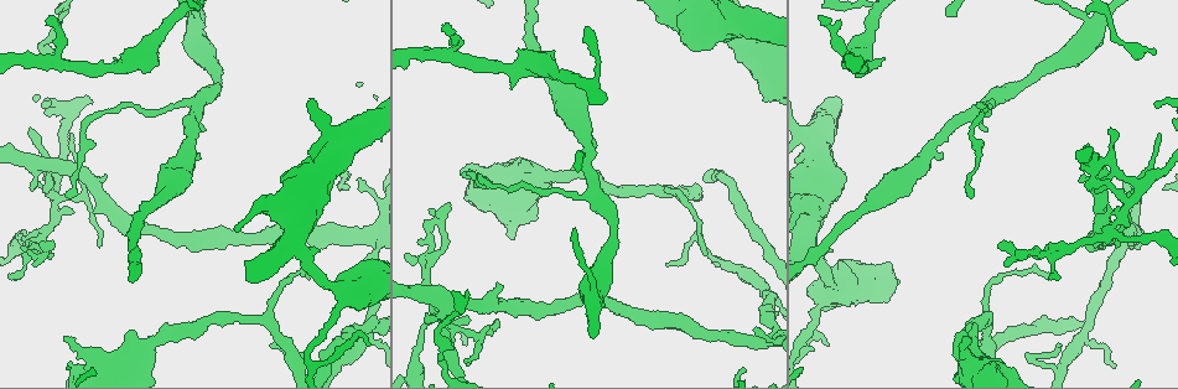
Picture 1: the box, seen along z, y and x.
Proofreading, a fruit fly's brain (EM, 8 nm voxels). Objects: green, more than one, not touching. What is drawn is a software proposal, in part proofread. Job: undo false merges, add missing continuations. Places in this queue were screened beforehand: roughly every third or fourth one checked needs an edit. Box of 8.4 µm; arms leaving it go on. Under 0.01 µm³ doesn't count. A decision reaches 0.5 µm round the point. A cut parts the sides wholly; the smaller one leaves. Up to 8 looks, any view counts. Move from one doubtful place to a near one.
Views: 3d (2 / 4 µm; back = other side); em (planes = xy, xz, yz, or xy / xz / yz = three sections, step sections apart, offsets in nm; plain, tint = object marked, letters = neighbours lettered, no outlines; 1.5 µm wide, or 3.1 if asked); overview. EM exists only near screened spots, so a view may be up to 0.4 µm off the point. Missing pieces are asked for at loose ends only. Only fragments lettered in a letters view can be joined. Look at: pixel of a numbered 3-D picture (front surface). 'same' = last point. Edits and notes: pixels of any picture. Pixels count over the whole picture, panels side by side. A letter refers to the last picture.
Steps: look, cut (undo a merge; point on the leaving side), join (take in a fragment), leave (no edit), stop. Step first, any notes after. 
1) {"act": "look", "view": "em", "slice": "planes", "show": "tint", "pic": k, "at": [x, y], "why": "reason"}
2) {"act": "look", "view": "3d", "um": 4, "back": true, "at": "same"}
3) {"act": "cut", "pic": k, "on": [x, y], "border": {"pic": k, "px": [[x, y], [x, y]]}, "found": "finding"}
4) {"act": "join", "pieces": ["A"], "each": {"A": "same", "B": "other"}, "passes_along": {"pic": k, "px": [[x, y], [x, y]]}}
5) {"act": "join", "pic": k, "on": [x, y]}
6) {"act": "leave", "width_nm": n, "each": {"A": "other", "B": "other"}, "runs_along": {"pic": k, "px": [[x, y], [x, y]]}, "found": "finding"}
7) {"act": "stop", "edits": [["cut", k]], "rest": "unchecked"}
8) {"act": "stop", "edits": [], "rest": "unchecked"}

{"act": "look", "view": "3d", "um": 2, "pic": 1, "at": [56, 199], "why": "abrupt turn"}

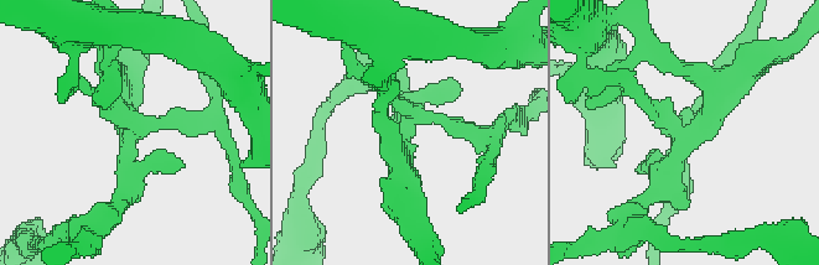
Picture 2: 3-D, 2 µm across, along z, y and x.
{"act": "look", "view": "em", "slice": "xy", "step": 8, "show": "tint", "pic": 2, "at": [404, 135], "why": "need the tissue"}

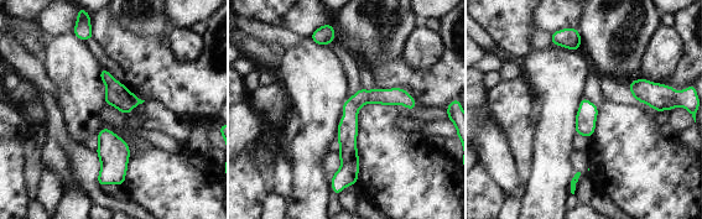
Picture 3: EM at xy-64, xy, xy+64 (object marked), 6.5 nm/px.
{"act": "look", "view": "em", "slice": "planes", "show": "letters", "at": "same", "why": "another direction"}

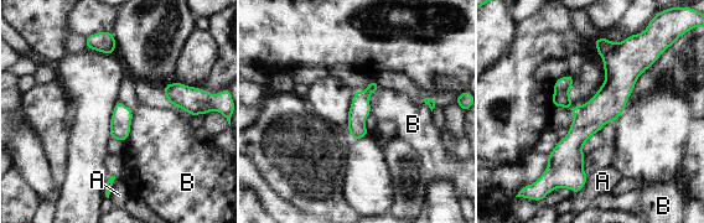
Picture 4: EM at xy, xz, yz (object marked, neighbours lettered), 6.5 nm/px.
{"act": "cut", "pic": 4, "on": [372, 87], "width_nm": 130, "each": {"A": "other", "B": "other"}, "border": {"pic": 4, "px": [[365, 92], [368, 97]]}, "found": "a second cell is stuck on"}

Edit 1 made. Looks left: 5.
{"act": "look", "view": "3d", "um": 2, "pic": 1, "at": [42, 103], "why": "free end"}

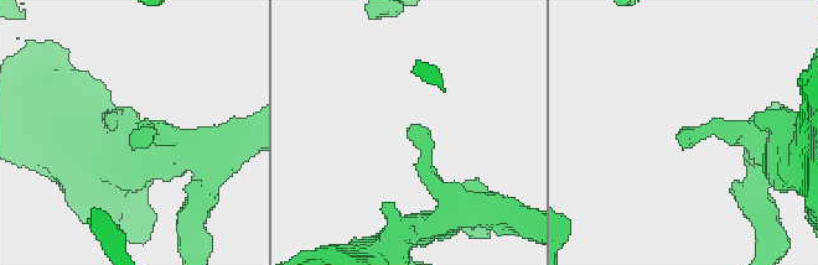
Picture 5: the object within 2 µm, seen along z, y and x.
{"act": "look", "view": "em", "slice": "planes", "show": "tint", "pic": 5, "at": [678, 137], "why": "shape alone is not enough"}

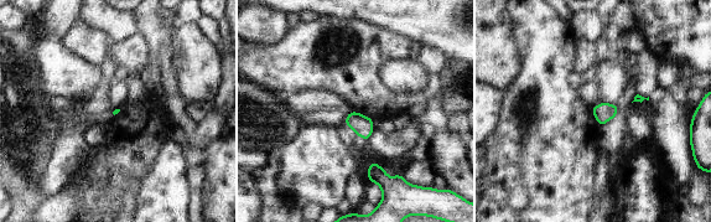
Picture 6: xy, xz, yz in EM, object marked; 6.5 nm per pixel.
{"act": "look", "view": "em", "slice": "planes", "show": "letters", "at": "same"}

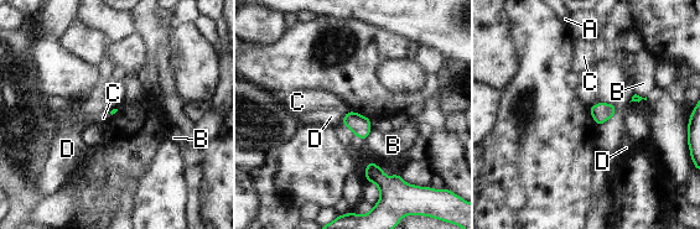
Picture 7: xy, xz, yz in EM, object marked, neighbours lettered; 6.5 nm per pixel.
{"act": "leave", "each": {"A": "other", "B": "other", "C": "other", "D": "other"}, "border": {"pic": 7, "px": [[350, 110], [345, 113]]}, "found": "none of them fits"}

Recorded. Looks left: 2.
{"act": "stop", "edits": [["cut", 4]], "rest": "unchecked"}

